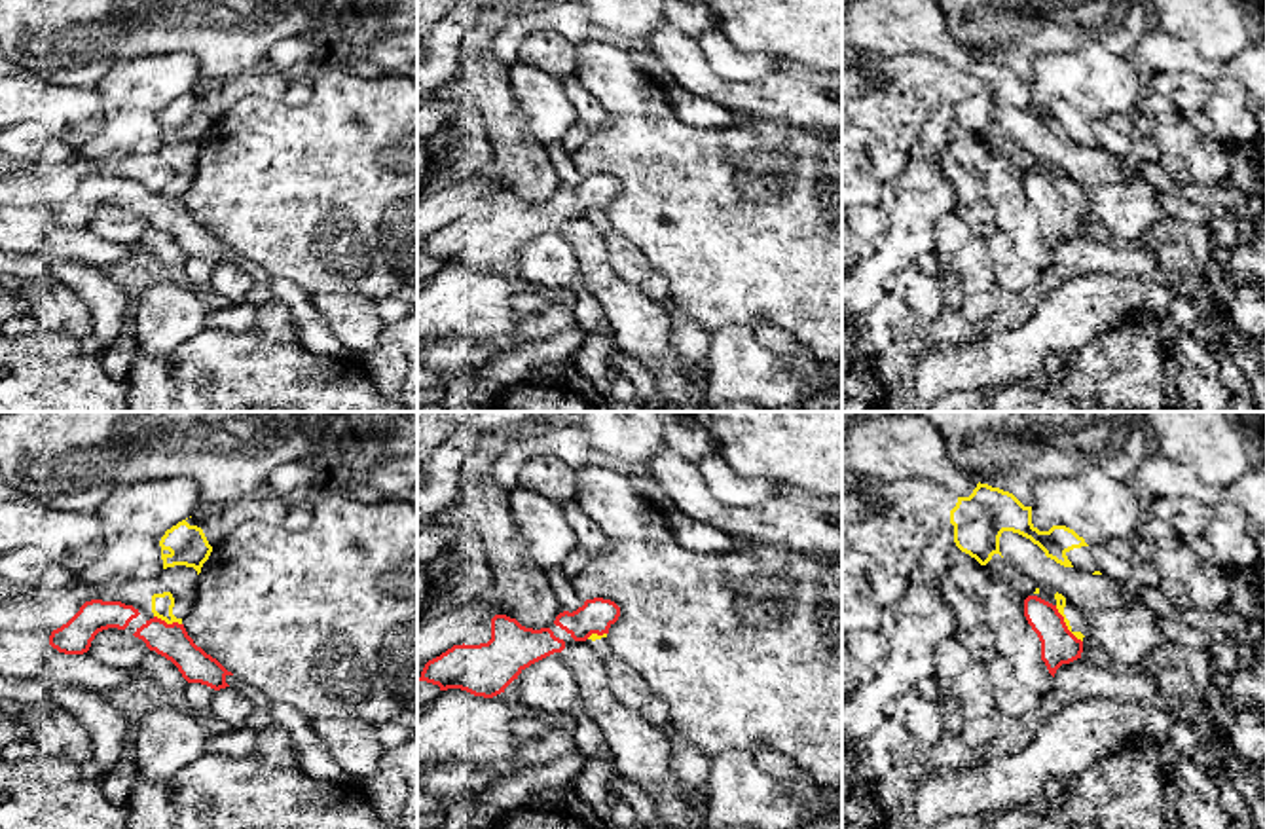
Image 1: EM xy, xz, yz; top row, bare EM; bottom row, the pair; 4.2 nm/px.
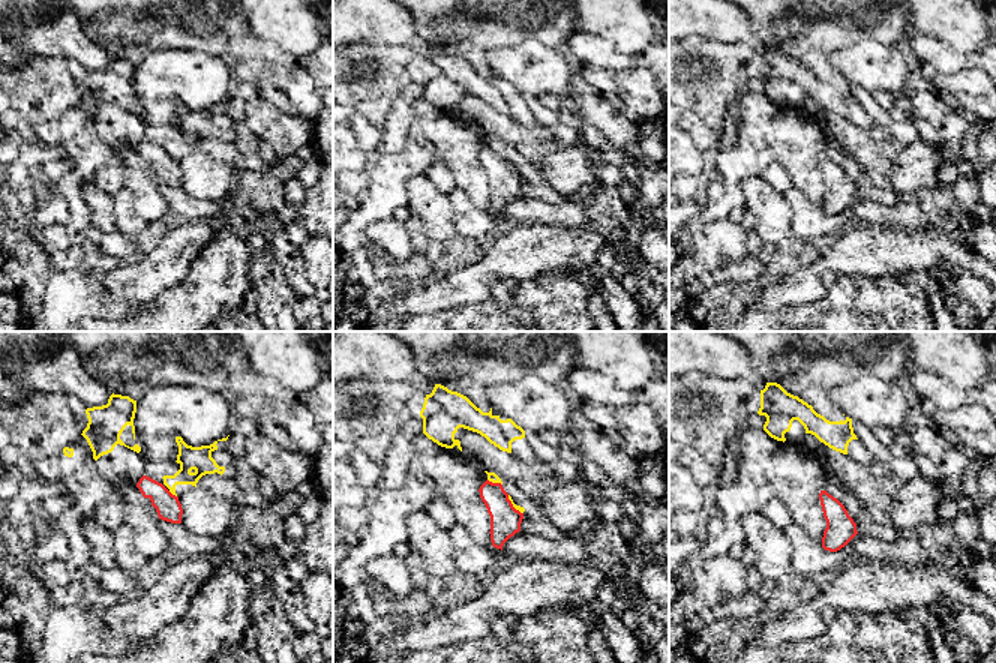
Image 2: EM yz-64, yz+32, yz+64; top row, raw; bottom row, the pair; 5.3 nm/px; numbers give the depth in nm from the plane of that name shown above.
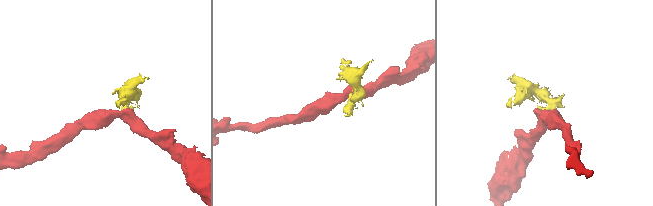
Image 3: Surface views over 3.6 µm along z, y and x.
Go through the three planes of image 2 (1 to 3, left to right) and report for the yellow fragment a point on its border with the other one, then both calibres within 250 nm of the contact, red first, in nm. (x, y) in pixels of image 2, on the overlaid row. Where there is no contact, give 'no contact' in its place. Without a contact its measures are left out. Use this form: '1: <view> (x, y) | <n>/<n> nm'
1: yz-64 (171, 494) | 140/130 nm
2: yz+32 (512, 506) | 160/30 nm
3: no contact

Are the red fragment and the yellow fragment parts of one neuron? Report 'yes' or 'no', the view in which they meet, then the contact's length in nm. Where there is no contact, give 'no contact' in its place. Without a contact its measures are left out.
no | yz | 200 nm

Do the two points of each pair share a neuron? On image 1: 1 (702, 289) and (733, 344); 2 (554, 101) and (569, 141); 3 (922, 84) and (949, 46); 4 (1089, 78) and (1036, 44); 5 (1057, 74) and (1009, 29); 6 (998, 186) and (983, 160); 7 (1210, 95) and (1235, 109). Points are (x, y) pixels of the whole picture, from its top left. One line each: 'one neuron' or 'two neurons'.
1: two neurons
2: two neurons
3: two neurons
4: two neurons
5: two neurons
6: one neuron
7: one neuron

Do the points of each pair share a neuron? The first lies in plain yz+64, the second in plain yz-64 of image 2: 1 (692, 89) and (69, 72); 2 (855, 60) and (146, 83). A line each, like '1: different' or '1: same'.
1: same
2: same

